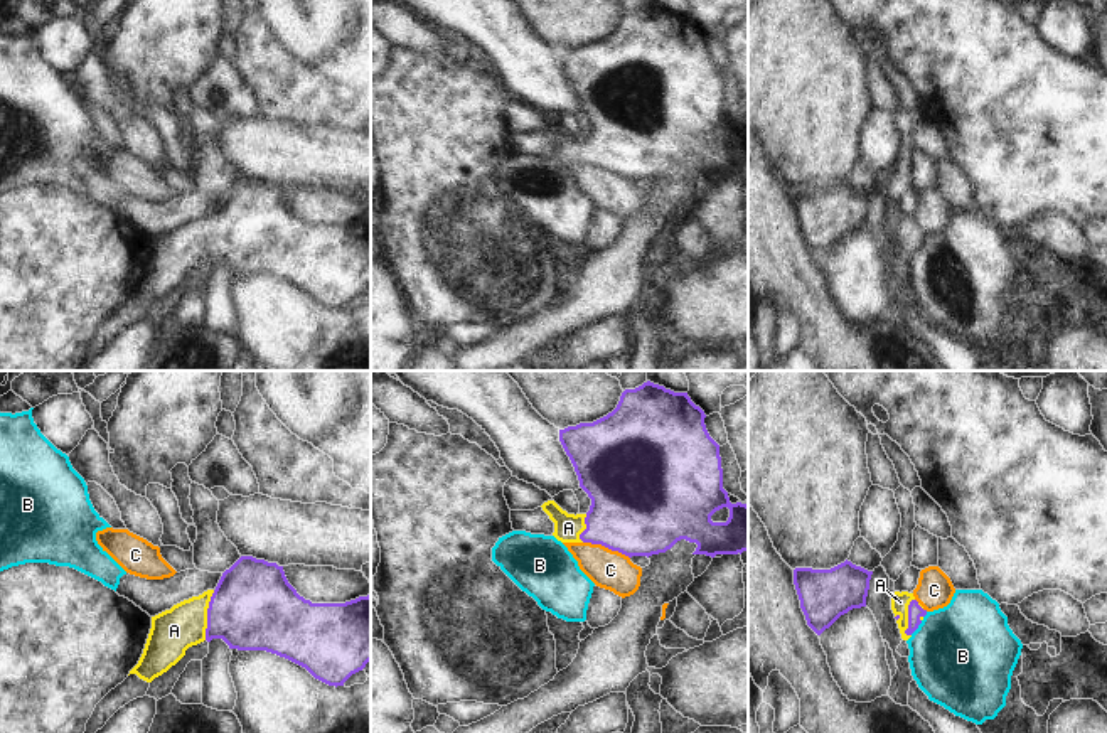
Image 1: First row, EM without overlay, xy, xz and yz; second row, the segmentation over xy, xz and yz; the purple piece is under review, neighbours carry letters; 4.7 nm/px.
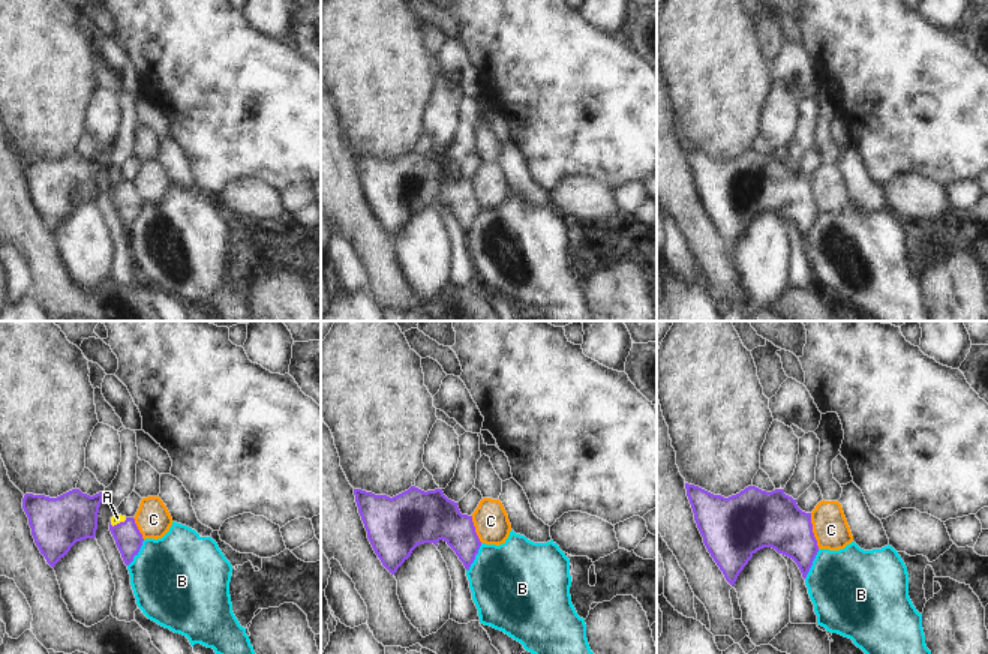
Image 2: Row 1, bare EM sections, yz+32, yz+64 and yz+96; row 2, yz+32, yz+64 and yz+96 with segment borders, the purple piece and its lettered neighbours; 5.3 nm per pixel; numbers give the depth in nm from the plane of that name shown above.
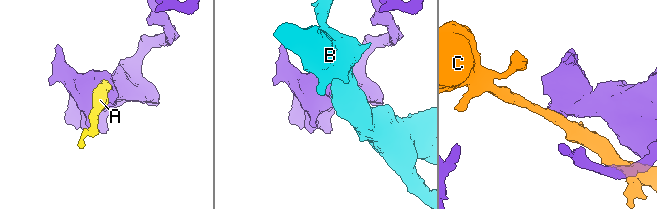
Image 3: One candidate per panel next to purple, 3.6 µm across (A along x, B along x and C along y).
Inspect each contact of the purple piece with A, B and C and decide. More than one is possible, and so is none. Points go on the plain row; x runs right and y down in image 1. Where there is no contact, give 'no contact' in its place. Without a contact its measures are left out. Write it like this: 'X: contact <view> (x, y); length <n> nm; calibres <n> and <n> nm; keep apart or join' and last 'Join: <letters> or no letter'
A: contact xy (208, 238); length 240 nm; calibres 400 and 220 nm; join
B: contact yz (917, 250); length 90 nm; calibres 70 and 500 nm; keep apart
C: contact xz (607, 169); length 240 nm; calibres 480 and 190 nm; keep apart
Join: A

